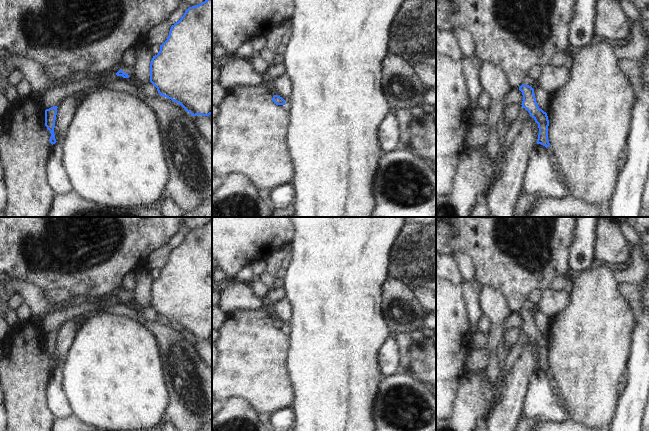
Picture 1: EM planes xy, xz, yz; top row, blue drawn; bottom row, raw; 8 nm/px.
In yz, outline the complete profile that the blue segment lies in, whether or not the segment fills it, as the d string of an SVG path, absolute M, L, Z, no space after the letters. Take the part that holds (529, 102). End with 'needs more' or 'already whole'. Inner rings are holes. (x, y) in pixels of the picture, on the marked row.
M522 84L519 87L519 90L522 92L523 95L523 101L521 104L522 107L529 112L530 116L538 124L539 134L538 134L537 144L541 144L546 148L549 147L550 146L548 140L549 120L547 113L539 108L536 102L534 89L531 86Z; already whole

